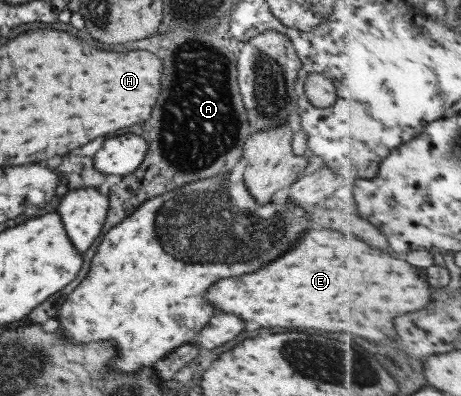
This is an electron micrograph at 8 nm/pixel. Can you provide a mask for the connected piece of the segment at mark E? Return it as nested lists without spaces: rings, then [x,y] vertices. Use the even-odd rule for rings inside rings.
[[[320,229],[320,231],[306,231],[306,233],[302,233],[302,237],[300,237],[286,253],[282,253],[282,255],[276,257],[274,261],[262,265],[262,269],[256,269],[256,273],[246,273],[244,277],[238,277],[238,279],[232,277],[232,279],[216,281],[216,283],[208,289],[206,301],[208,301],[216,311],[222,309],[222,313],[232,313],[232,315],[236,315],[238,319],[258,323],[260,327],[296,327],[296,329],[308,329],[302,330],[301,332],[322,336],[325,336],[324,331],[330,331],[330,333],[346,333],[346,335],[352,335],[352,333],[354,333],[354,335],[366,337],[366,339],[370,339],[370,341],[384,341],[384,339],[388,339],[388,337],[396,337],[396,331],[394,331],[394,317],[404,315],[404,313],[410,313],[410,311],[424,309],[426,304],[432,303],[432,285],[428,282],[428,277],[427,269],[410,265],[410,263],[404,260],[403,256],[398,256],[398,259],[396,259],[396,257],[388,255],[387,252],[384,253],[384,251],[378,251],[378,249],[370,247],[368,243],[364,243],[364,241],[360,241],[360,239],[356,239],[356,237],[354,237],[354,239],[352,239],[352,237],[342,239],[342,233]]]

